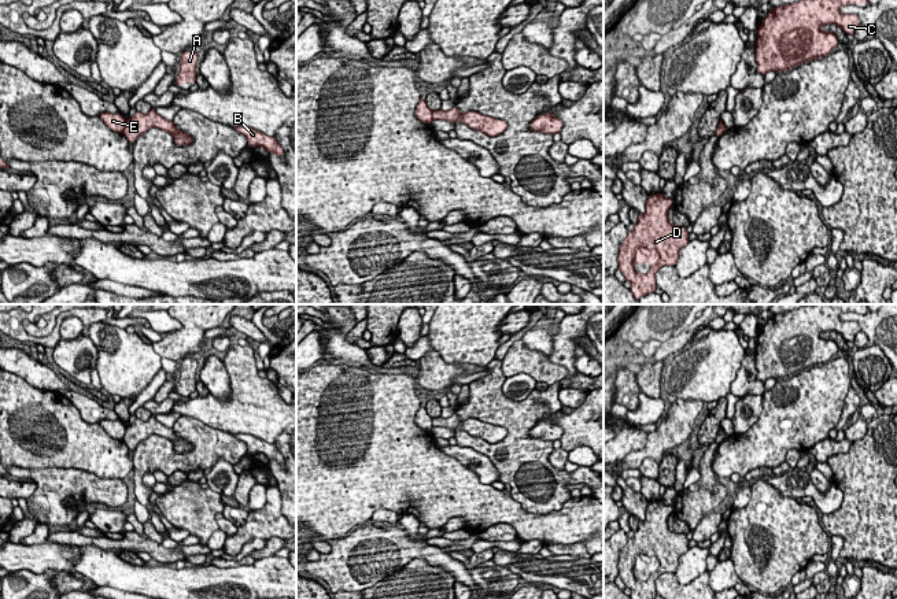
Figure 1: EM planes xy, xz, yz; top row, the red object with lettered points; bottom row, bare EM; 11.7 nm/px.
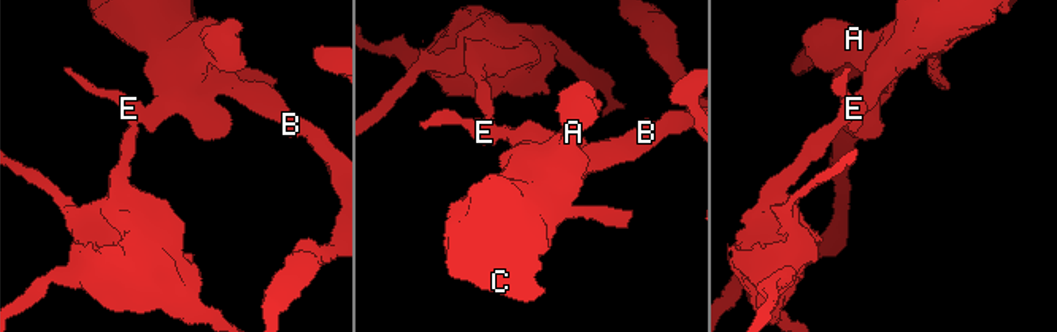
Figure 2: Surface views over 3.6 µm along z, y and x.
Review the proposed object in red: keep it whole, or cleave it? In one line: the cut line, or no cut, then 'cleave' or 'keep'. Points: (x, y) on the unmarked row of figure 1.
cut xy (126, 428), (122, 439); cleave

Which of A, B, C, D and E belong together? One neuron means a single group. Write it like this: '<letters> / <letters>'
A B C / D E

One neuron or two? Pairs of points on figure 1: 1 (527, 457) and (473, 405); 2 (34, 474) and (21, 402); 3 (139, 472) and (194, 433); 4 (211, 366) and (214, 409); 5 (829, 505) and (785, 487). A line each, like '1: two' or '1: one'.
1: one
2: two
3: one
4: two
5: one

